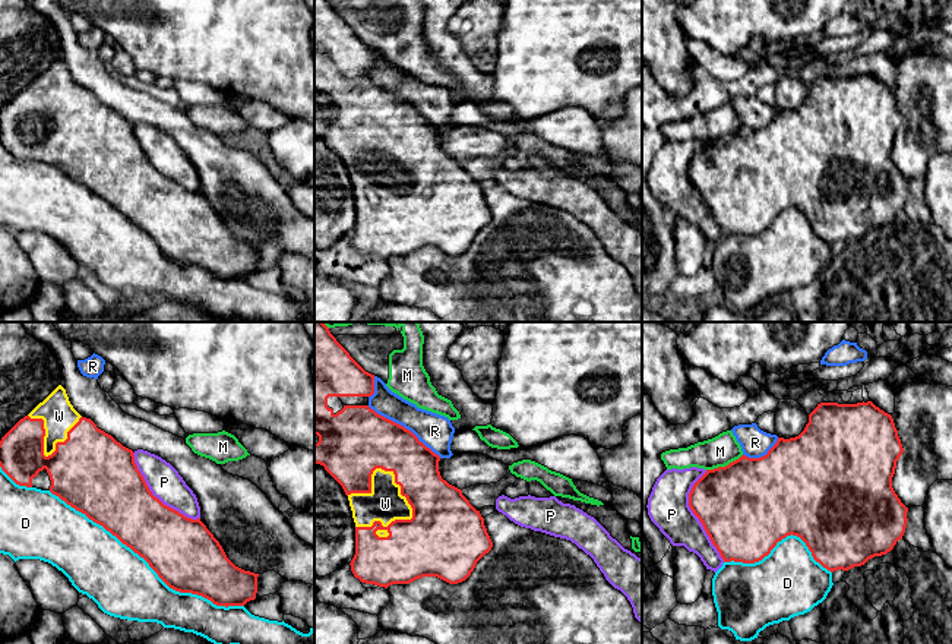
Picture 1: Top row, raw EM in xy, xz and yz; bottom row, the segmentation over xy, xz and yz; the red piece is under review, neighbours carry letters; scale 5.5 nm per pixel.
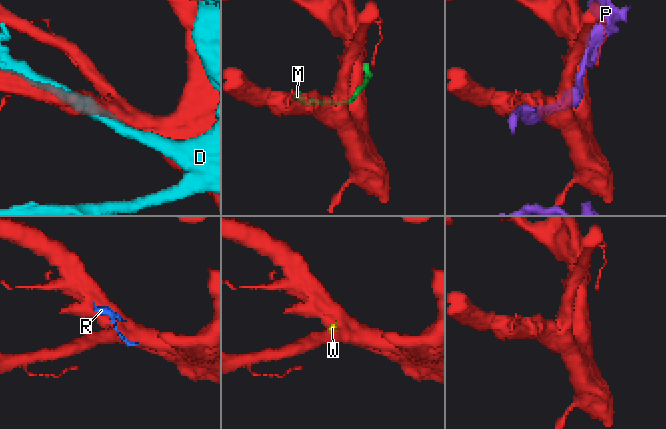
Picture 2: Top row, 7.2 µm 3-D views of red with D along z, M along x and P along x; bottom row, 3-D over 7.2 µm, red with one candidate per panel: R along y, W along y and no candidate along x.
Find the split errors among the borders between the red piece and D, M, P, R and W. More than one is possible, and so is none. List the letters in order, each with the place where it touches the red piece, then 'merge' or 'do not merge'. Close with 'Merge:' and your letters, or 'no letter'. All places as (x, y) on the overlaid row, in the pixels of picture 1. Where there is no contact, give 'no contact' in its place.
D: meets red in xy at (146, 561); do not merge
M: meets red in yz at (726, 466); do not merge
P: meets red in yz at (695, 514); do not merge
R: meets red in xz at (402, 426); do not merge
W: meets red in xz at (410, 504); merge
Merge: W

